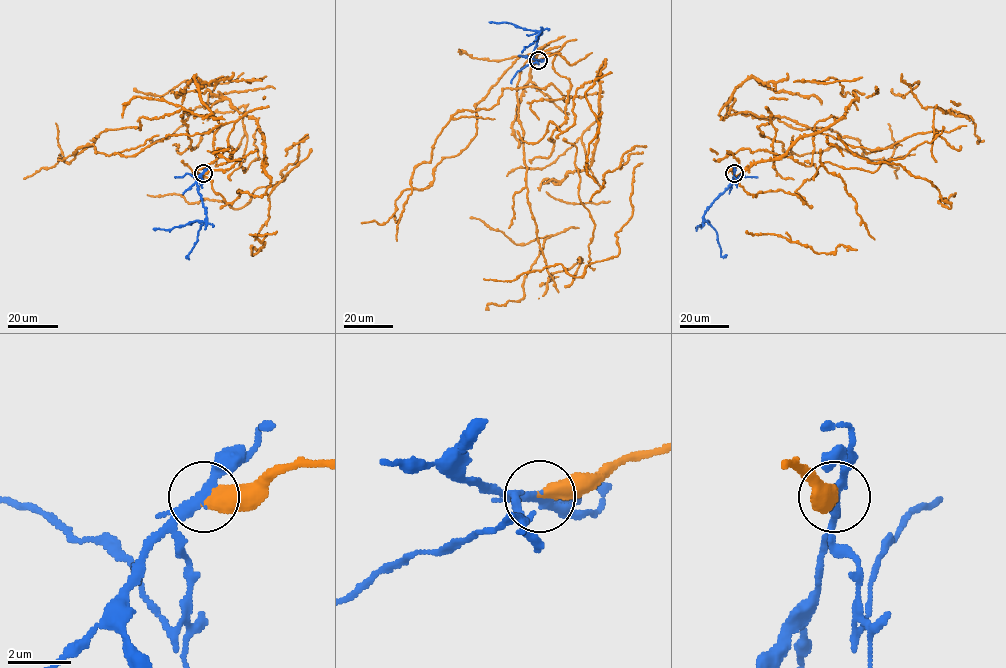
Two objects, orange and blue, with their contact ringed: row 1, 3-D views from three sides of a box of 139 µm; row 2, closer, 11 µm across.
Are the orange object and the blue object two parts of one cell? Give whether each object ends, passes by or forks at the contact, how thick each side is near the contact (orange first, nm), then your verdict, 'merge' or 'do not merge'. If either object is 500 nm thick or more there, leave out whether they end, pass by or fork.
550/280 nm | do not merge

